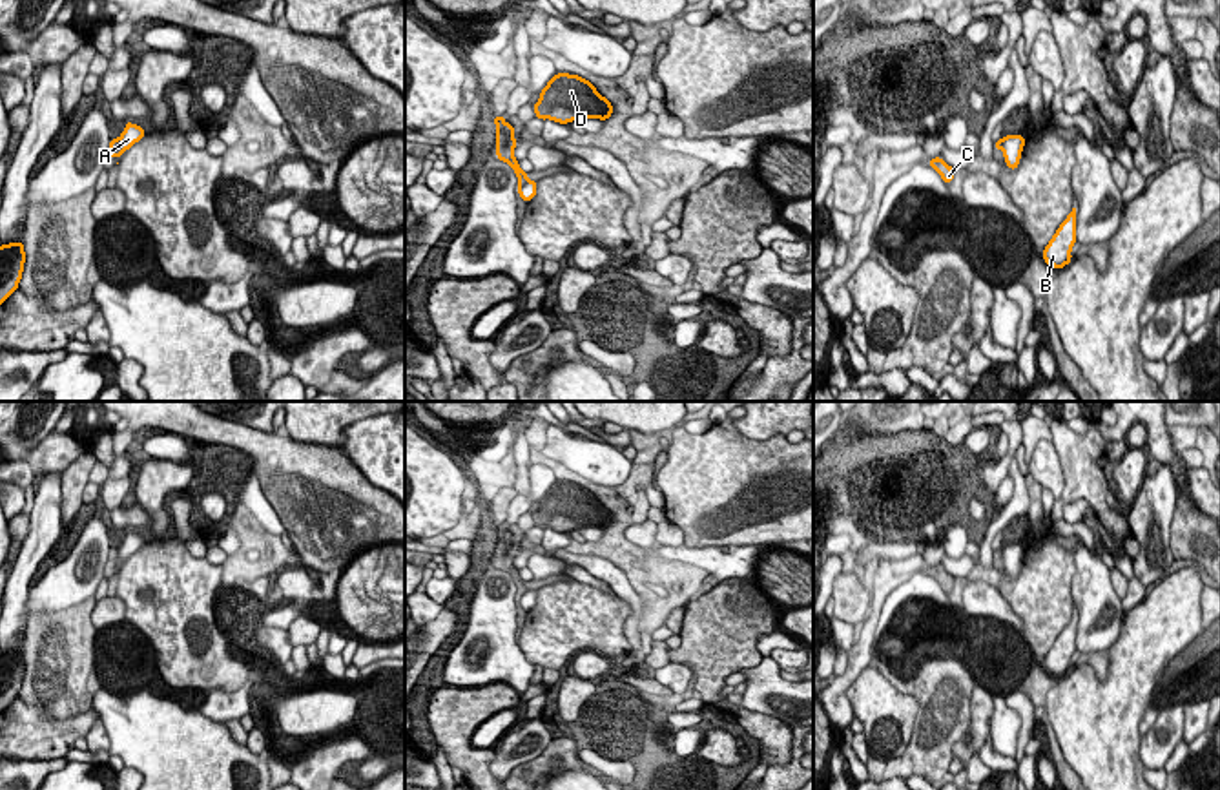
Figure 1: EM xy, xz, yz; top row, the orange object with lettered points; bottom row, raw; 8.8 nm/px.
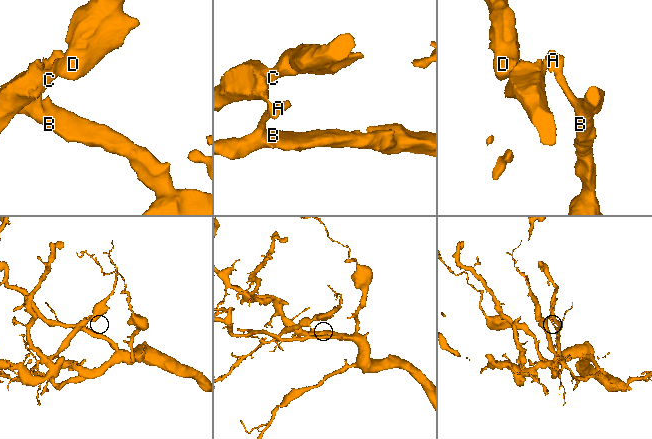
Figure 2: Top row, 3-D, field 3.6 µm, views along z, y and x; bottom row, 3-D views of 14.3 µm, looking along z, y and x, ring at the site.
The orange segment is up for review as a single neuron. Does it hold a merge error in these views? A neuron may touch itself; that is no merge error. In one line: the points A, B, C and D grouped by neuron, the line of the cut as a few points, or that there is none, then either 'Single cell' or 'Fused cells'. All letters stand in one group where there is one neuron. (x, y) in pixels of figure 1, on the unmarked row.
Groups: A B / C D. Split along xz (526, 590), (520, 595). Fused cells

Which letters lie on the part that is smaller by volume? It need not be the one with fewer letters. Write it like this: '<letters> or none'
C, D

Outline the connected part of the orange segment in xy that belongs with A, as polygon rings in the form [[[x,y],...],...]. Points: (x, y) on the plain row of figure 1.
[[[129,529],[126,531],[126,536],[122,540],[122,544],[117,547],[117,567],[129,558],[135,551],[139,551],[142,546],[146,546],[146,540],[137,535],[131,533]]]

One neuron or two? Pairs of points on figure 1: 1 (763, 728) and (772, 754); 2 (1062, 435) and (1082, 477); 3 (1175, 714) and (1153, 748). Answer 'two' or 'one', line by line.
1: one
2: one
3: one

